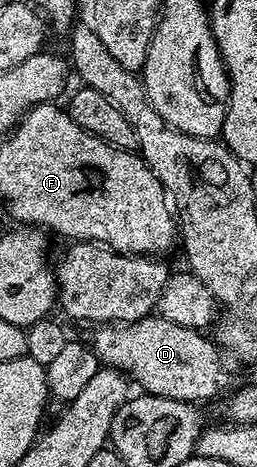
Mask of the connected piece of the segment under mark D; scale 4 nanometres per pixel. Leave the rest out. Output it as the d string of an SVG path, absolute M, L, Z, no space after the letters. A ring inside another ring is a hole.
M152 315L140 321L100 325L94 332L89 344L100 366L118 369L150 396L204 403L232 388L231 369L223 358L224 350L212 338L211 342L203 337L207 335L200 330L177 327L169 319Z

